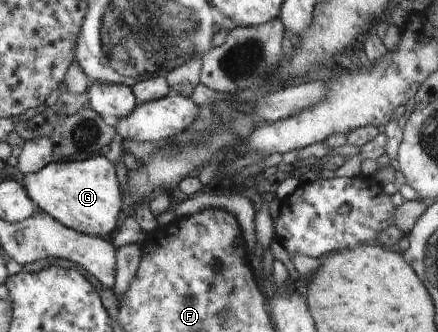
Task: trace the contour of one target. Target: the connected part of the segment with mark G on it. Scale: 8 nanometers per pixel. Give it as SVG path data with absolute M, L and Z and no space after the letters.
M102 155L91 158L50 162L36 173L25 174L23 185L37 207L68 229L89 236L111 233L121 213L121 189L117 185L114 163Z

